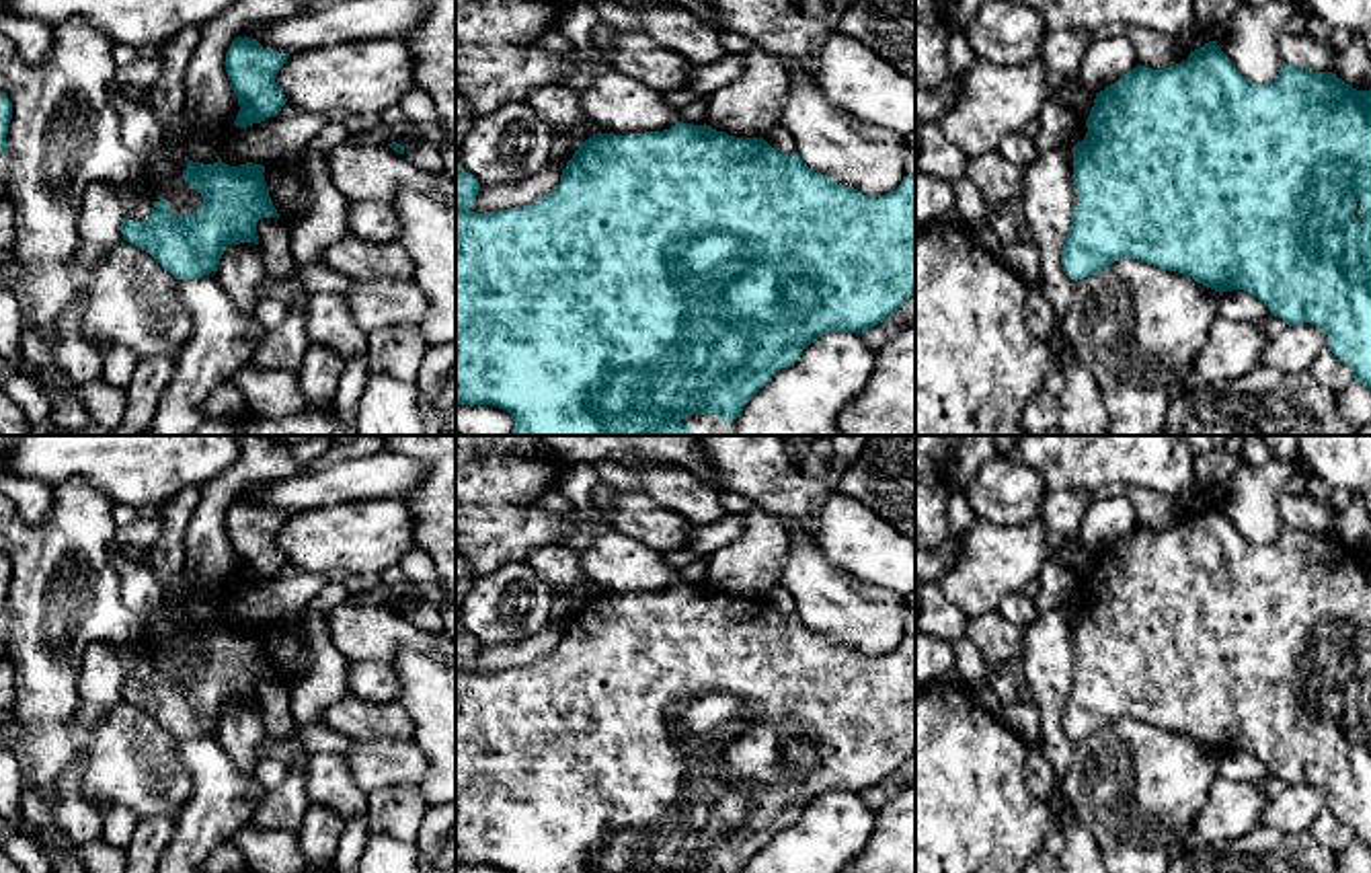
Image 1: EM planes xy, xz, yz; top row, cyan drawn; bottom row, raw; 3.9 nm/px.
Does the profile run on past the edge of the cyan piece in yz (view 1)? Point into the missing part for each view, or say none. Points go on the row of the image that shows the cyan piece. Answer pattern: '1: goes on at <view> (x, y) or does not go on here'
1: does not go on here

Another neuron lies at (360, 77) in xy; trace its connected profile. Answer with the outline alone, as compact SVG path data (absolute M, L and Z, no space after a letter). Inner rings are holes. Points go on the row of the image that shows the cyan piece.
M402 37L349 41L289 53L275 82L300 111L343 119L398 105L415 84L415 62Z

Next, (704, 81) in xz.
M729 51L714 64L692 66L683 88L700 97L710 97L722 86L735 82L741 76L743 68L743 55Z

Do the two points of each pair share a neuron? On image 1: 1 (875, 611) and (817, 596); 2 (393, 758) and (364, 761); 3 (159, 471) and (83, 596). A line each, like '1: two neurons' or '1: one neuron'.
1: one neuron
2: one neuron
3: two neurons

